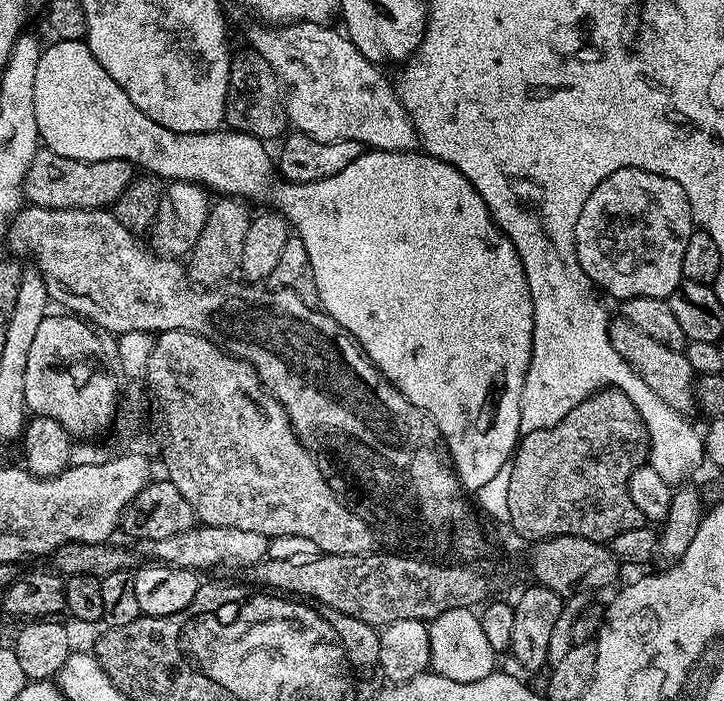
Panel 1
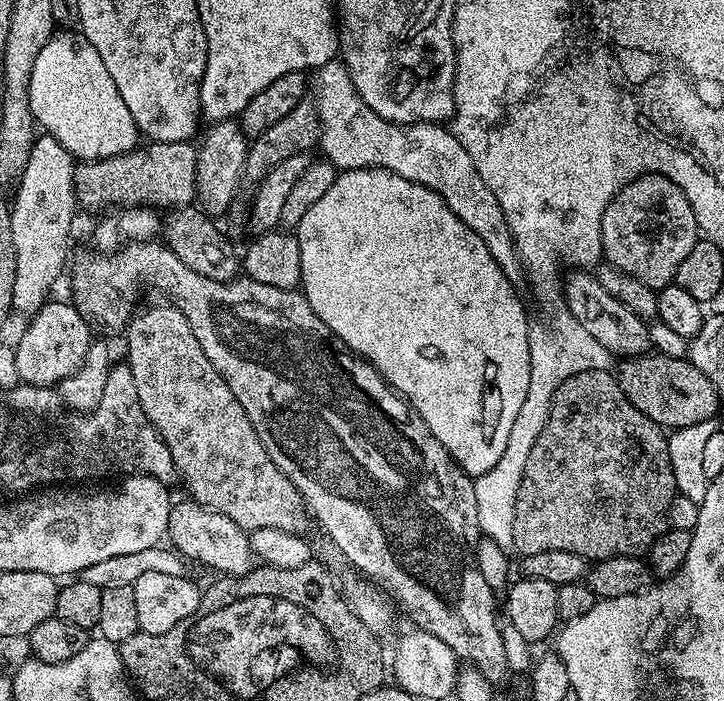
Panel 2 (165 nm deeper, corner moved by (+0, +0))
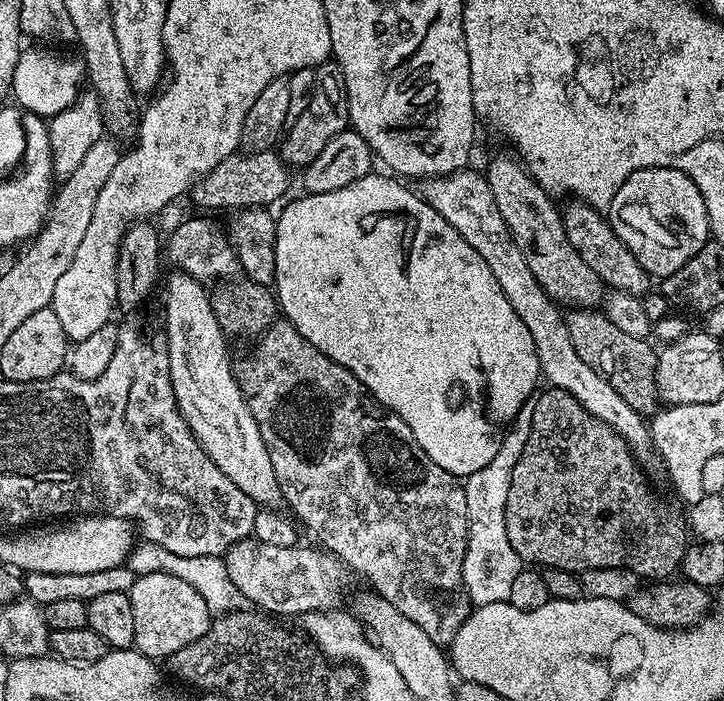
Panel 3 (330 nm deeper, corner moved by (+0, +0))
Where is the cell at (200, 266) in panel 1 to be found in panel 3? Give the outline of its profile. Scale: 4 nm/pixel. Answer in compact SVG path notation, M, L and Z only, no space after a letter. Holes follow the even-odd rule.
M325 62L315 69L316 87L306 110L300 117L289 123L279 145L280 157L289 166L303 166L314 162L318 154L322 154L326 142L349 127L348 95L344 89L344 76L334 62Z

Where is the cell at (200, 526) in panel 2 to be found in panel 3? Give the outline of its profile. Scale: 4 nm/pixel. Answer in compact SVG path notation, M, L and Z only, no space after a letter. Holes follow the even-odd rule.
M249 538L228 549L223 559L230 580L238 586L249 605L276 618L303 618L309 612L335 609L341 603L341 561L327 551L316 548L270 546L267 542Z

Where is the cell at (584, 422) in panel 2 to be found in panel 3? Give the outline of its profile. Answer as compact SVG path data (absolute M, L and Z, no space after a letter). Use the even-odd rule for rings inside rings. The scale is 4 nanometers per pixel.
M551 386L545 389L534 400L534 404L544 411L541 416L536 414L532 417L528 442L534 447L522 450L522 458L518 458L518 471L510 478L510 494L506 498L506 506L510 509L510 546L516 548L525 565L536 566L540 560L541 569L557 568L582 573L599 568L615 568L619 564L621 568L634 570L634 574L648 582L663 576L675 577L678 572L677 554L683 554L690 543L690 532L685 521L667 512L652 497L636 465L637 457L609 424L594 418L594 414L584 409L582 402L578 402L578 398L566 390Z

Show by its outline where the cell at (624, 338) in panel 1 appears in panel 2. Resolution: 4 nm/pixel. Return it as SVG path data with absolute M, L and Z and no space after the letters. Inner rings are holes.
M572 270L567 273L566 279L562 284L564 293L564 304L570 310L602 346L611 352L613 357L627 358L629 356L643 356L649 351L650 343L648 340L649 325L634 310L626 310L618 298L610 298L610 293L598 282L595 274L588 270Z

